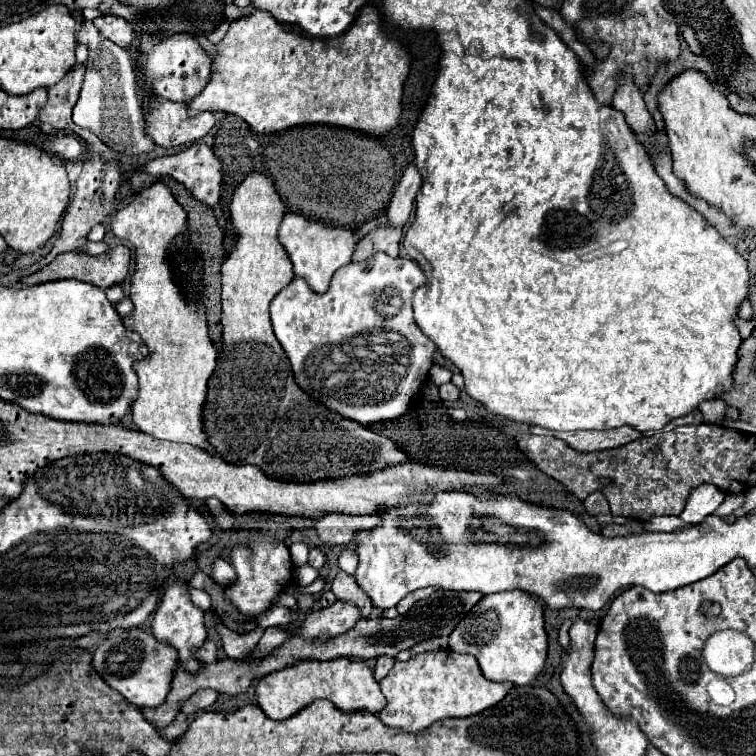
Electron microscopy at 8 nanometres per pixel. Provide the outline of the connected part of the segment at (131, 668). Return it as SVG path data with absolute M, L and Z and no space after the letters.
M139 628L109 636L93 654L93 670L97 670L97 674L113 690L117 690L127 702L137 708L159 706L165 700L171 688L175 666L175 650L171 650L171 646L163 646L163 642L155 642L149 632L143 632Z

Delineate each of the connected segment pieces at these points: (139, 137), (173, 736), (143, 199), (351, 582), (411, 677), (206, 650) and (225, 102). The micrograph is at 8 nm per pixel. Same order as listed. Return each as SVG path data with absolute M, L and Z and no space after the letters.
M85 20L79 30L79 42L87 44L89 60L81 96L73 110L73 122L81 128L91 130L109 148L121 150L127 156L153 150L155 144L145 134L145 120L141 114L135 70L129 52L119 50L119 46L113 46L113 42L107 42L105 38L99 38L99 30L89 20Z
M179 712L175 716L175 720L165 730L161 730L161 736L165 736L167 740L177 740L185 730L187 730L187 716L183 712Z
M157 182L141 190L125 208L117 210L107 226L117 238L129 240L135 248L135 270L129 280L133 312L123 318L123 324L139 332L149 348L149 356L133 364L139 378L139 392L131 404L133 422L153 438L193 444L215 454L203 434L201 408L207 396L207 380L215 368L217 348L209 338L203 302L199 298L185 298L175 268L169 262L171 244L189 232L187 212L171 190L163 182Z
M339 572L335 576L335 580L331 582L331 592L341 602L353 602L359 608L363 620L369 618L369 606L371 606L371 602L367 602L367 596L359 590L359 586L355 582L355 576L351 576L347 572Z
M453 650L423 652L407 662L395 662L389 674L381 680L381 692L387 698L387 706L379 712L379 718L391 728L415 734L437 720L451 716L465 718L483 712L503 700L511 686L511 682L487 680L471 654L457 654Z
M207 640L207 642L197 650L197 656L199 656L203 662L213 664L213 662L217 660L217 646L215 646L211 640Z
M371 4L363 6L355 22L343 34L333 38L311 38L285 32L275 18L263 10L255 10L249 16L233 20L229 32L219 44L211 44L205 36L201 36L199 42L211 56L211 78L201 94L189 100L189 116L197 116L205 110L235 114L259 134L279 132L301 124L331 124L363 130L367 134L385 134L391 126L397 126L403 82L409 74L409 56L387 32L379 10Z

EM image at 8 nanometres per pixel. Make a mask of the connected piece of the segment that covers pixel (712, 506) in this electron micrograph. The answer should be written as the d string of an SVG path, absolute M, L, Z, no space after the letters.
M703 484L703 486L697 486L689 498L687 498L687 506L685 510L679 514L681 520L685 520L687 524L695 524L695 522L701 522L705 516L713 514L721 502L725 500L725 492L719 490L717 486L713 484Z

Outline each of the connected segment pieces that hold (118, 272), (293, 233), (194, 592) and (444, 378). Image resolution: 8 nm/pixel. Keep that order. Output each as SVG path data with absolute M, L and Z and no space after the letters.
M115 246L115 248L111 248L111 250L107 250L105 254L99 254L99 256L89 256L89 254L83 254L83 252L63 252L43 270L39 270L31 276L25 276L21 280L21 284L31 286L31 284L43 284L43 282L61 280L61 278L75 278L75 280L81 280L81 282L87 282L87 284L93 284L93 286L105 290L105 288L121 282L127 276L129 256L131 254L129 254L127 246Z
M285 214L279 224L279 244L287 250L293 262L293 274L303 278L317 294L327 292L331 276L351 262L351 254L357 246L357 238L351 230L339 230L333 226L319 226L319 222L305 220L301 214Z
M189 588L189 596L193 600L195 606L199 606L201 610L207 610L211 606L211 598L205 590L197 590L197 588Z
M437 364L431 368L429 376L431 376L431 382L435 382L437 386L441 386L441 384L451 380L451 372L447 368L443 368L443 366L437 366Z

